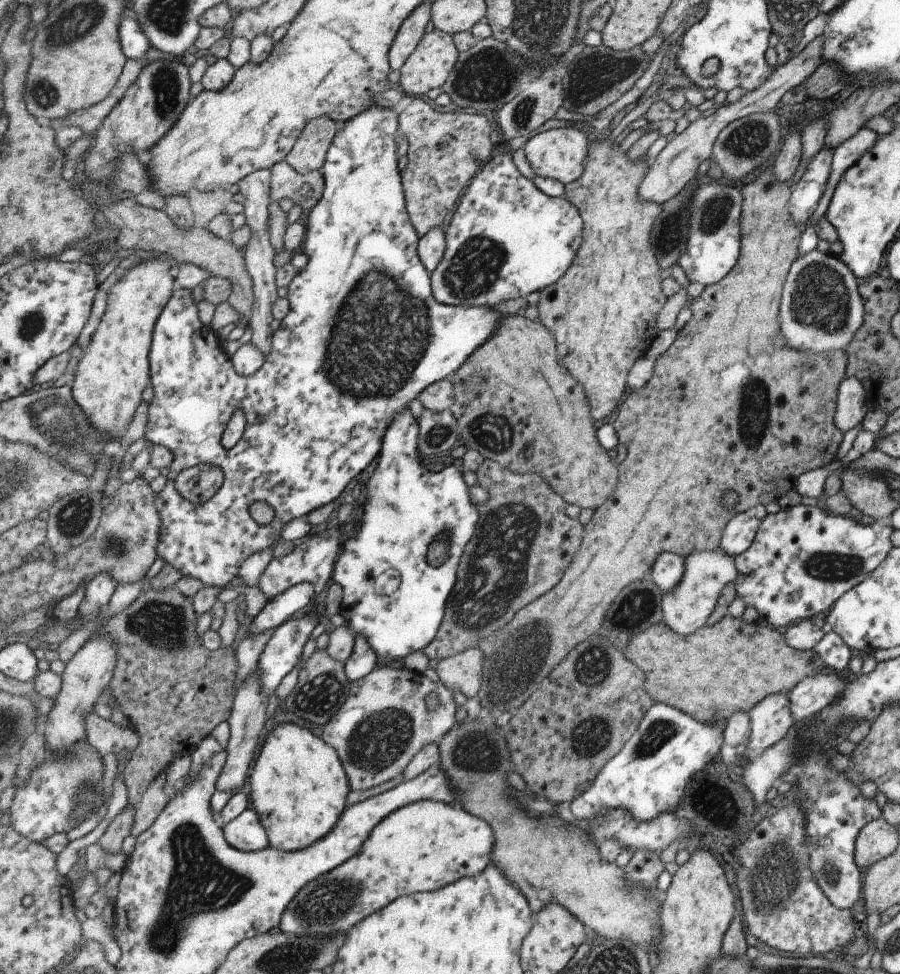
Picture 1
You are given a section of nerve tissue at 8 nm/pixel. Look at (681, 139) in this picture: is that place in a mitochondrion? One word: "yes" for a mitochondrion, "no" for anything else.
no

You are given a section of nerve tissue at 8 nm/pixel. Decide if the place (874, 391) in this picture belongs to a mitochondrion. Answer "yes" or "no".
no

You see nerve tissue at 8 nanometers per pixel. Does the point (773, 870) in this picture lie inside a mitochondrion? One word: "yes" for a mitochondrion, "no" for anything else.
yes

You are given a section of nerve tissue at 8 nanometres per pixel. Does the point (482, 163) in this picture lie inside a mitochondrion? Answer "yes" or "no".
no

